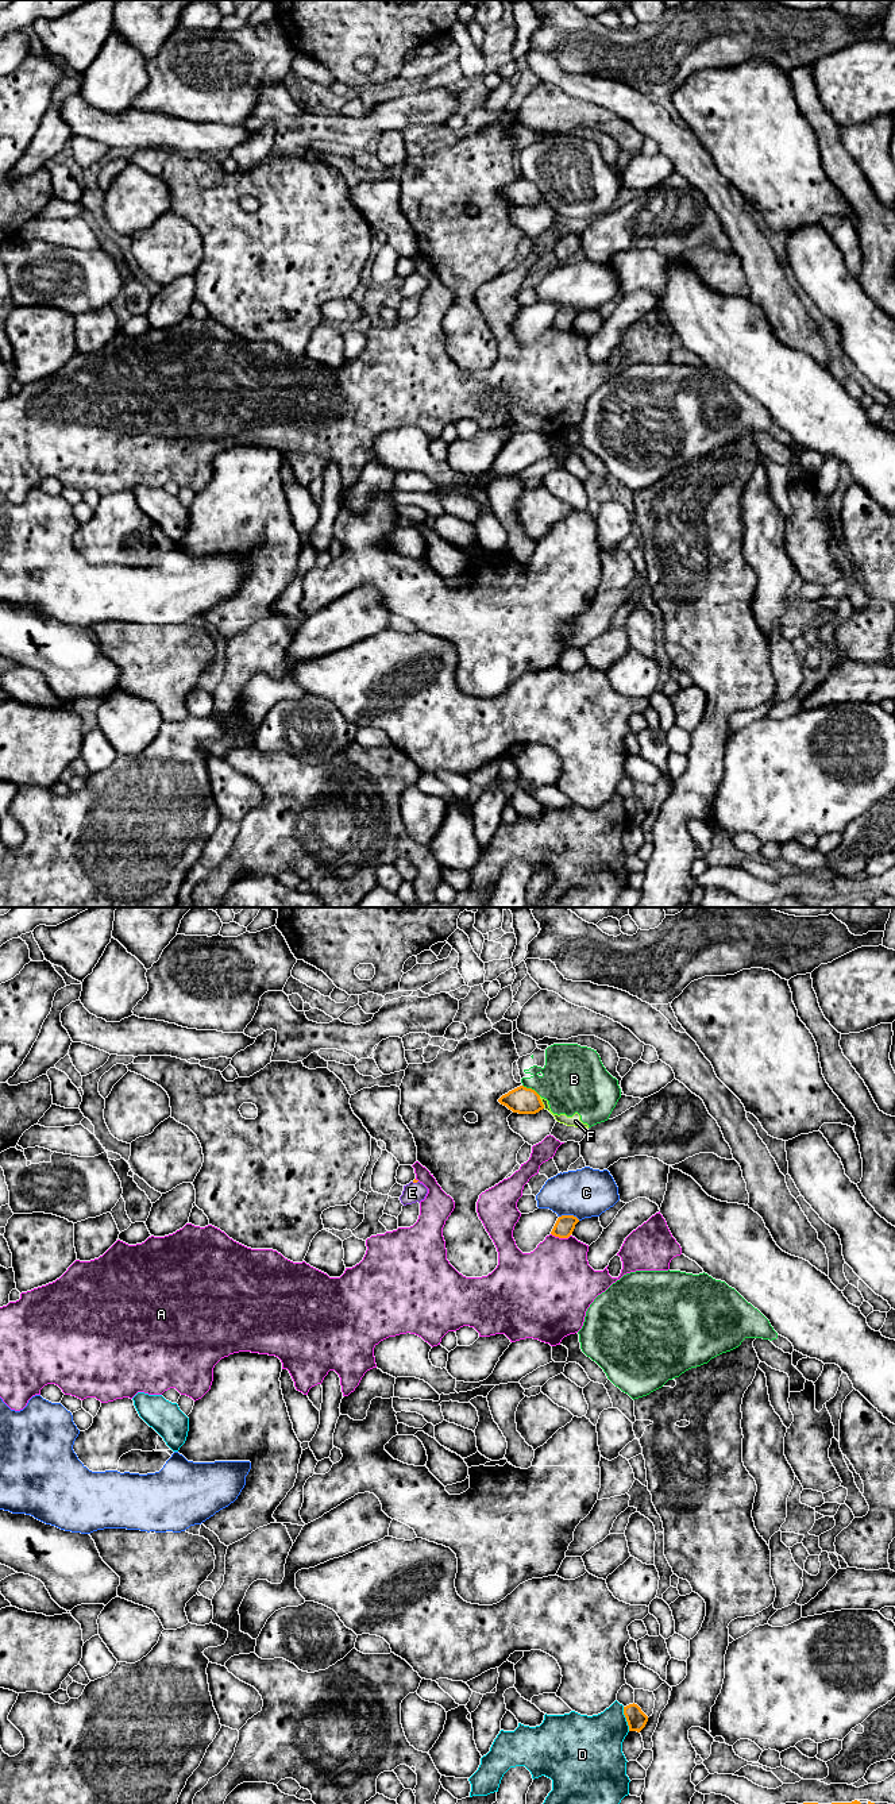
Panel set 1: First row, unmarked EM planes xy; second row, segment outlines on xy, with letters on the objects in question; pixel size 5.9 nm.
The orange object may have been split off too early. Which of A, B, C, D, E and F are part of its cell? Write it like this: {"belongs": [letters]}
{"belongs": ["E"]}

